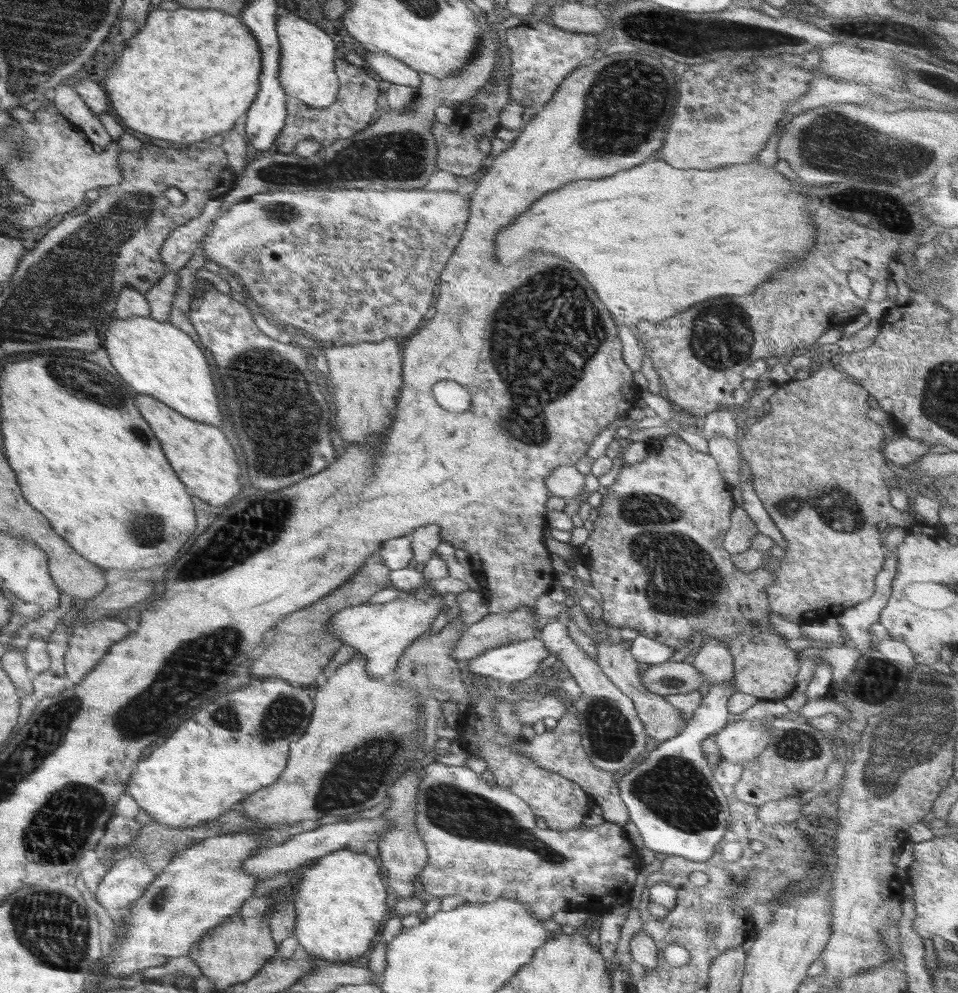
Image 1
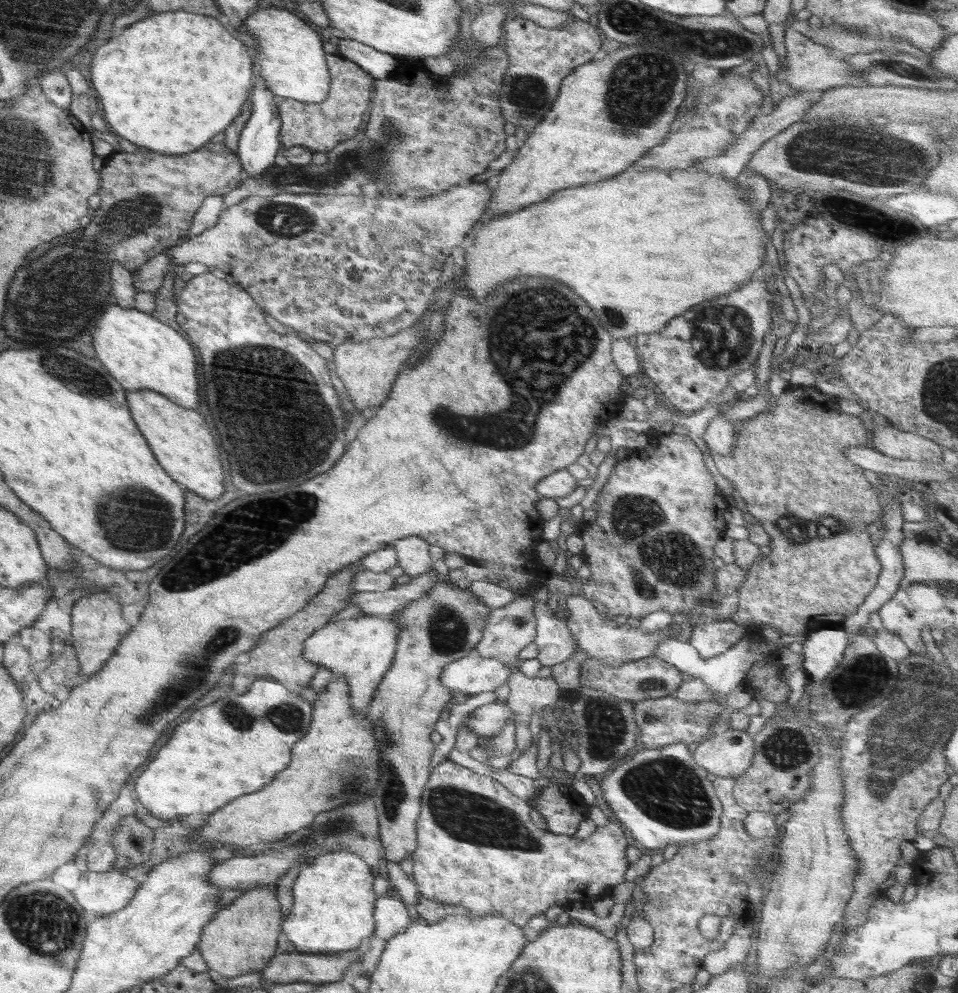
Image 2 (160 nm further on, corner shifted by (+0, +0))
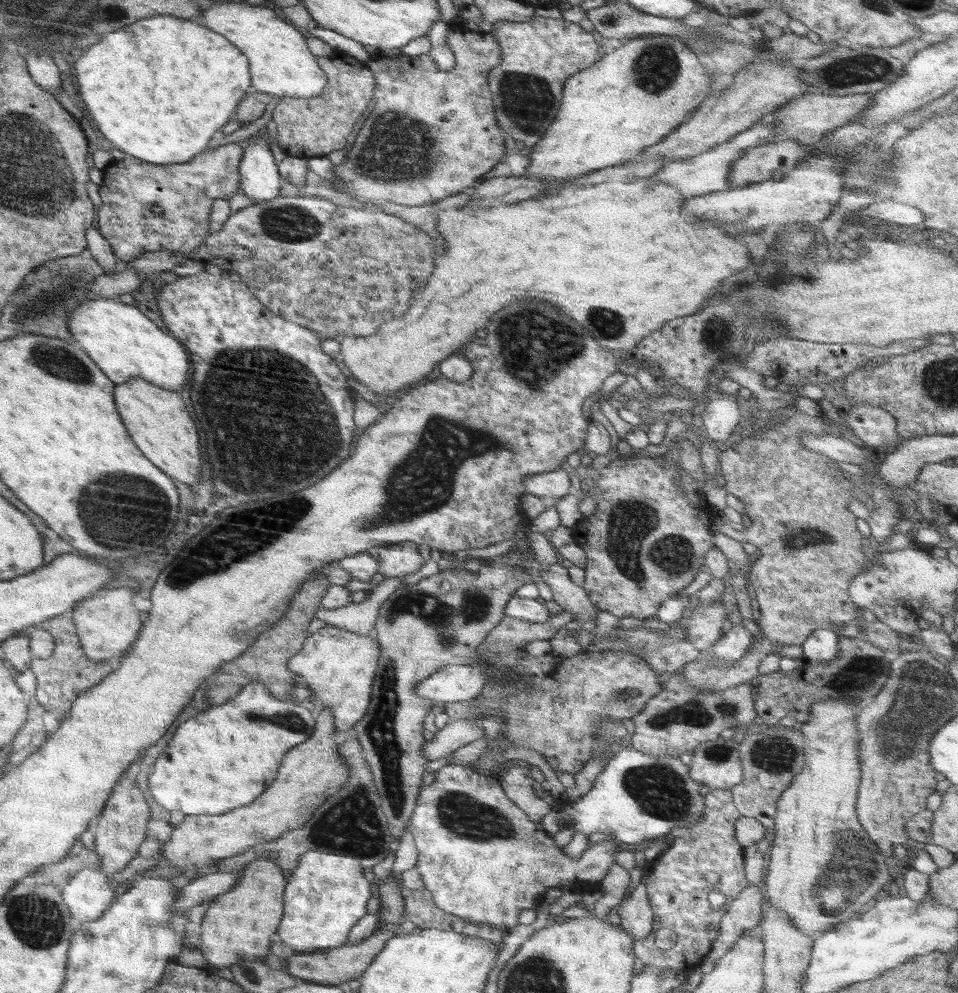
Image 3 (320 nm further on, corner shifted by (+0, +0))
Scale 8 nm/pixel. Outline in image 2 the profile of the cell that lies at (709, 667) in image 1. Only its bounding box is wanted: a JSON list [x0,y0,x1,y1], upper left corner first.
[689,621,746,659]

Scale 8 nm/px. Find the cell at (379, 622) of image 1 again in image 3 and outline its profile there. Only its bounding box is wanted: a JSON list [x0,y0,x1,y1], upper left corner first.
[287,625,380,731]

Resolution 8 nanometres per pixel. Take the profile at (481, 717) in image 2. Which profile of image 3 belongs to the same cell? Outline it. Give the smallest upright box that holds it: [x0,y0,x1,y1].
[421,717,485,761]

